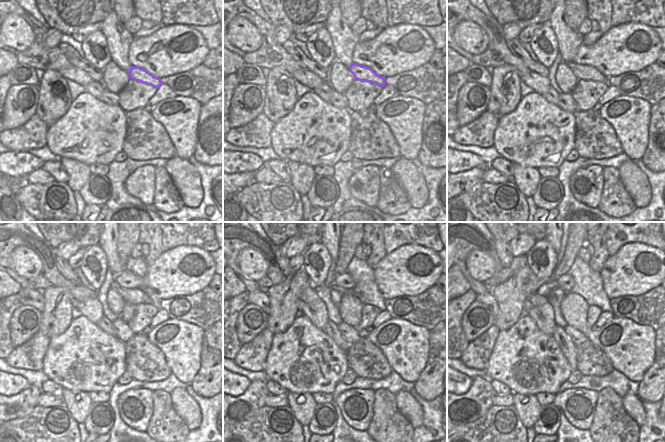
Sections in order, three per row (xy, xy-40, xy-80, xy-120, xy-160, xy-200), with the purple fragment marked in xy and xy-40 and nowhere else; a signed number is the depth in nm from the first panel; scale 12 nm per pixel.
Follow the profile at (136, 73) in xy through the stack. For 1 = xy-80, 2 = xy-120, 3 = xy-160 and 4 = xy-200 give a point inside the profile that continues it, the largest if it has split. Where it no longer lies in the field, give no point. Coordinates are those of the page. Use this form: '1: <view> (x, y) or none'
1: xy-80 (584, 72)
2: xy-120 (135, 296)
3: xy-160 (340, 289)
4: xy-200 (544, 290)

